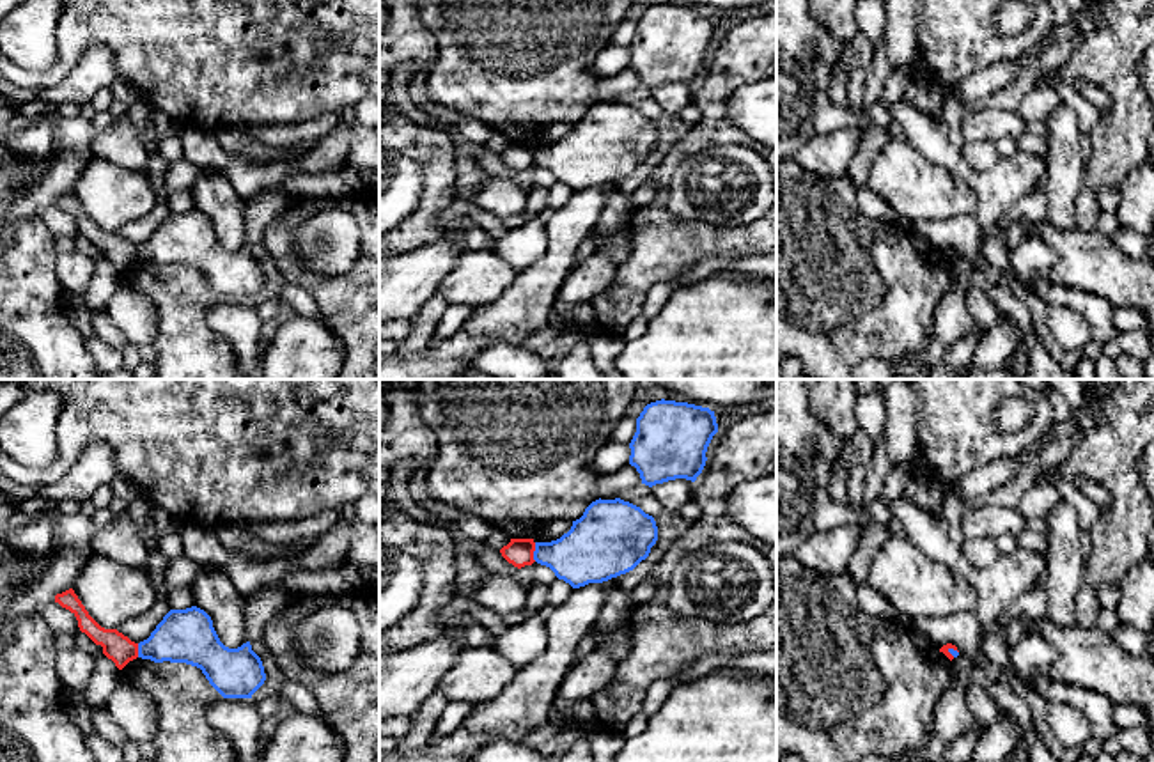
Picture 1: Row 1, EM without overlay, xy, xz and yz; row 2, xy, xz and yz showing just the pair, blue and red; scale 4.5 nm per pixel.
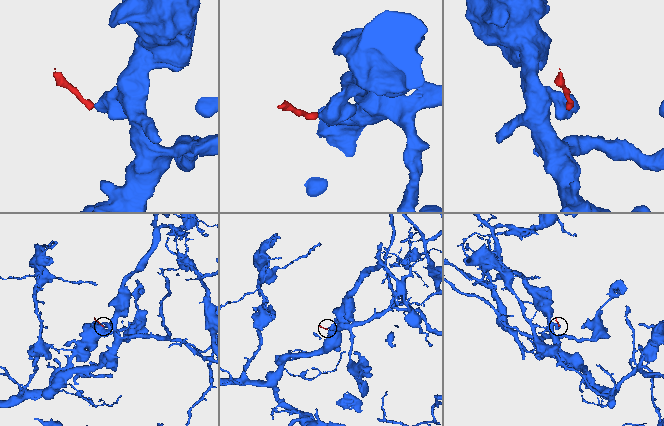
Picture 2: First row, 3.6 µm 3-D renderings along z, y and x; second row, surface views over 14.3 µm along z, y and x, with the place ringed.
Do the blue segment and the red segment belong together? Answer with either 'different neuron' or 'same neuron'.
different neuron

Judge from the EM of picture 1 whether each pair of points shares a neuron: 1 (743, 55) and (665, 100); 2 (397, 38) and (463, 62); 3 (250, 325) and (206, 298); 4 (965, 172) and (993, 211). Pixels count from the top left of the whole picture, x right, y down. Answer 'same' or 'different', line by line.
1: different
2: different
3: different
4: same

